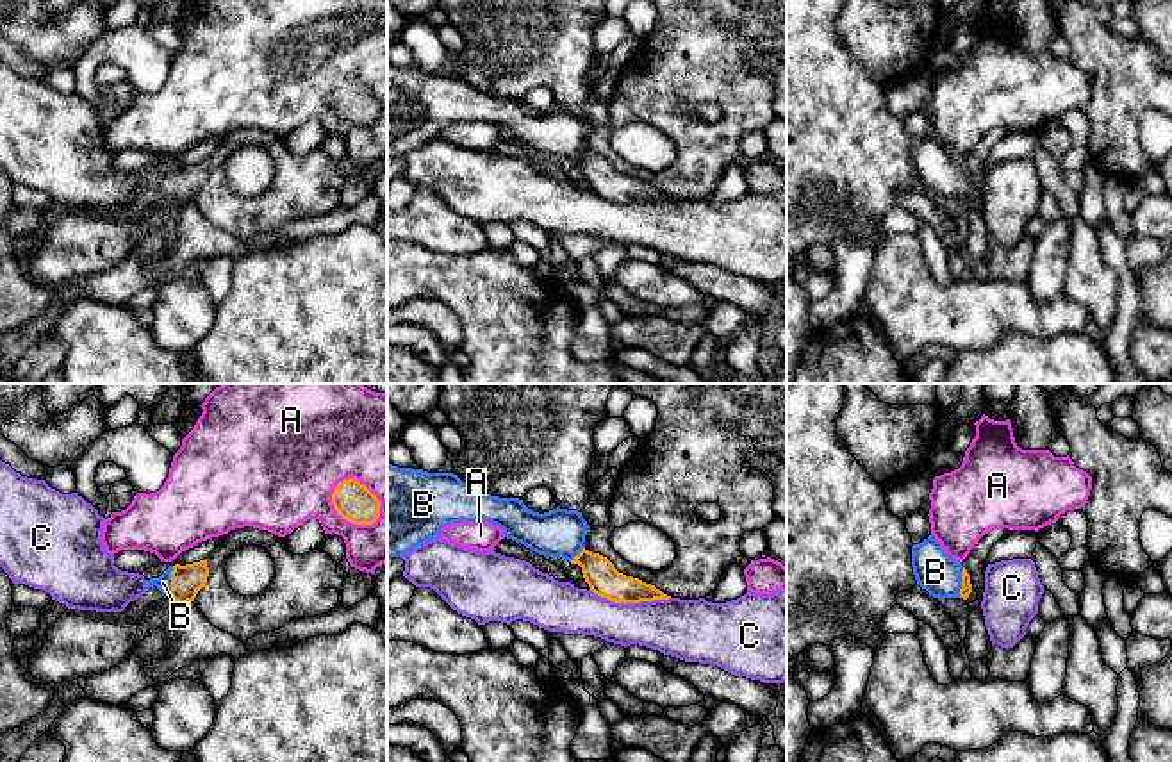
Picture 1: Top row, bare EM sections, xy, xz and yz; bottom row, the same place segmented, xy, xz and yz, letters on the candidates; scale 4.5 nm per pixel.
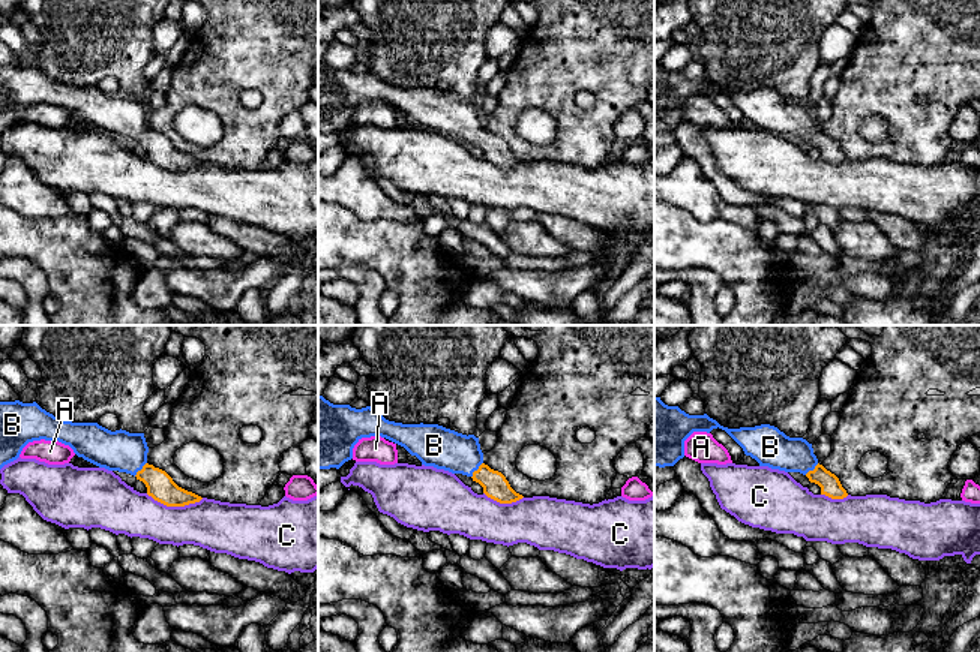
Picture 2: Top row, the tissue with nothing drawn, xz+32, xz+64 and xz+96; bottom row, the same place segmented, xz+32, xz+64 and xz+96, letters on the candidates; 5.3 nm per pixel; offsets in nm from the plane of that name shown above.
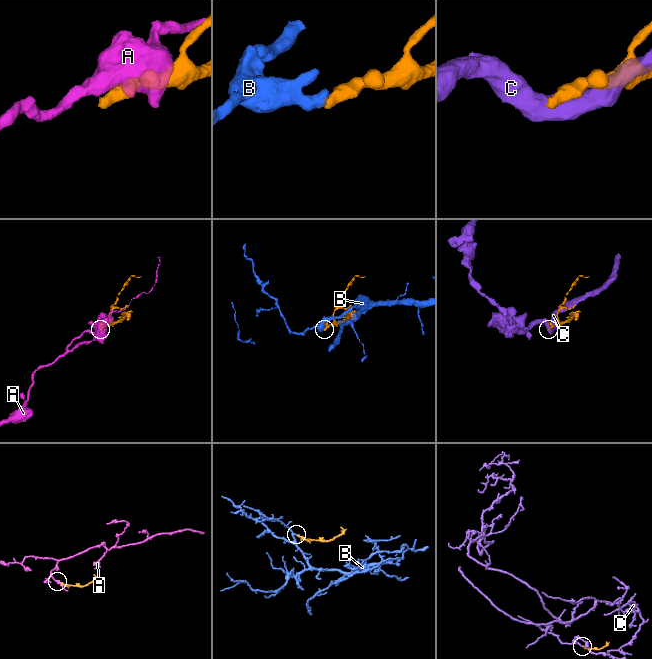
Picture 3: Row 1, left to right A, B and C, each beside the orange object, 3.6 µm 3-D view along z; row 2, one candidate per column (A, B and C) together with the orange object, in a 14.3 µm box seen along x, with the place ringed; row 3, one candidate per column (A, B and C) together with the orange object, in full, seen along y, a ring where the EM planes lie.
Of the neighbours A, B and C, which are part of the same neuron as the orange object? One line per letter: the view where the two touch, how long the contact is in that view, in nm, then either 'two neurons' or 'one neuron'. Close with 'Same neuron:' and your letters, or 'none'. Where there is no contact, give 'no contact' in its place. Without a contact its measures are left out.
A: xy | 260 nm | two neurons
B: xy | 140 nm | one neuron
C: xz | 380 nm | two neurons
Same neuron: B

